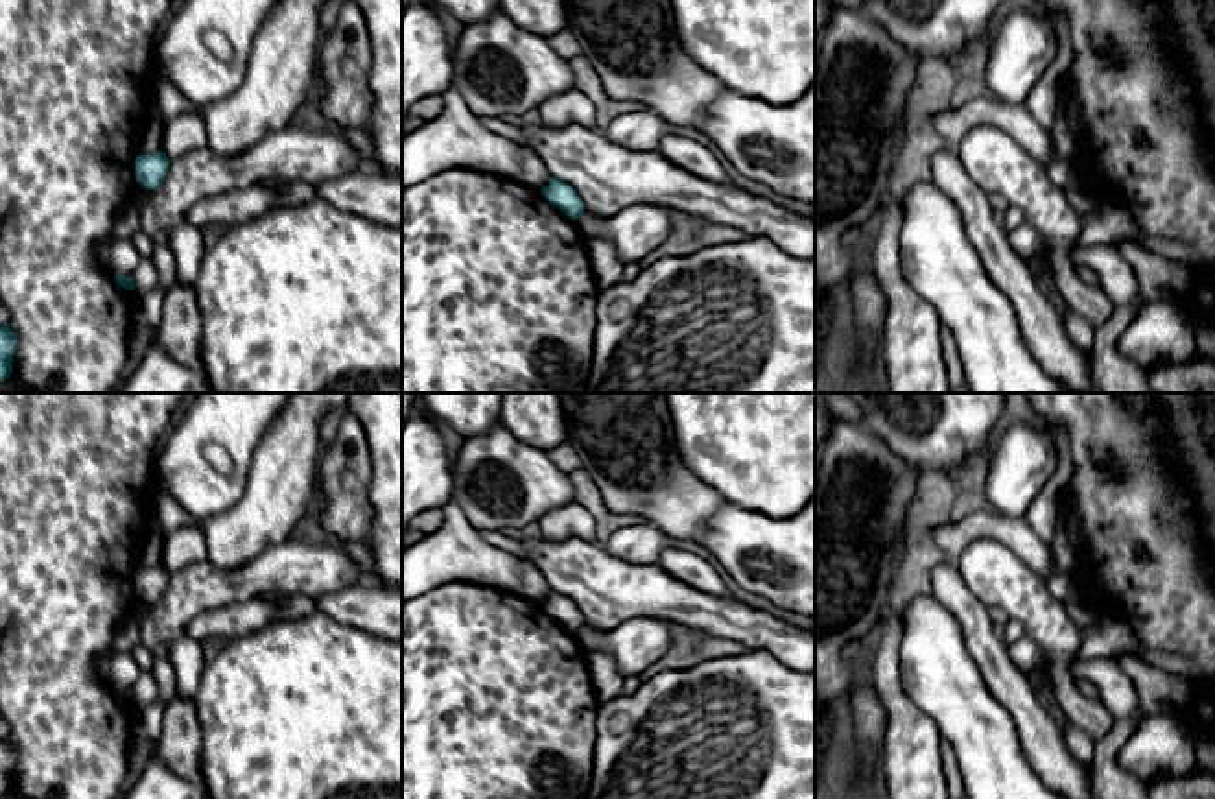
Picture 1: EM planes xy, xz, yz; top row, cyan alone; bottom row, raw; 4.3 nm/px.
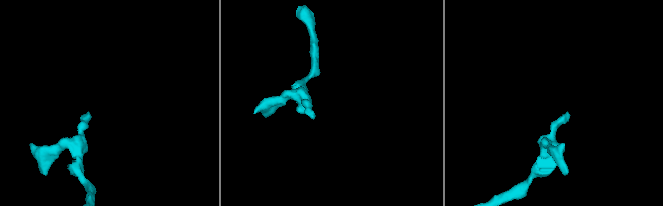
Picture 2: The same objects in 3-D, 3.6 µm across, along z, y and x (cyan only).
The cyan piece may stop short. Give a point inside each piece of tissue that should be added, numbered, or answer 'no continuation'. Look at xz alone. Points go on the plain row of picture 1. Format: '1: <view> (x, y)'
no continuation

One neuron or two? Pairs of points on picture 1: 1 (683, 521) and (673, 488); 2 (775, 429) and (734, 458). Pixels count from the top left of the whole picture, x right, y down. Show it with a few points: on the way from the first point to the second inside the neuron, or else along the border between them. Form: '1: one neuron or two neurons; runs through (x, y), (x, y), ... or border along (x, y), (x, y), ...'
1: one neuron; runs through (683, 513), (673, 495)
2: one neuron; runs through (766, 429), (743, 449)

